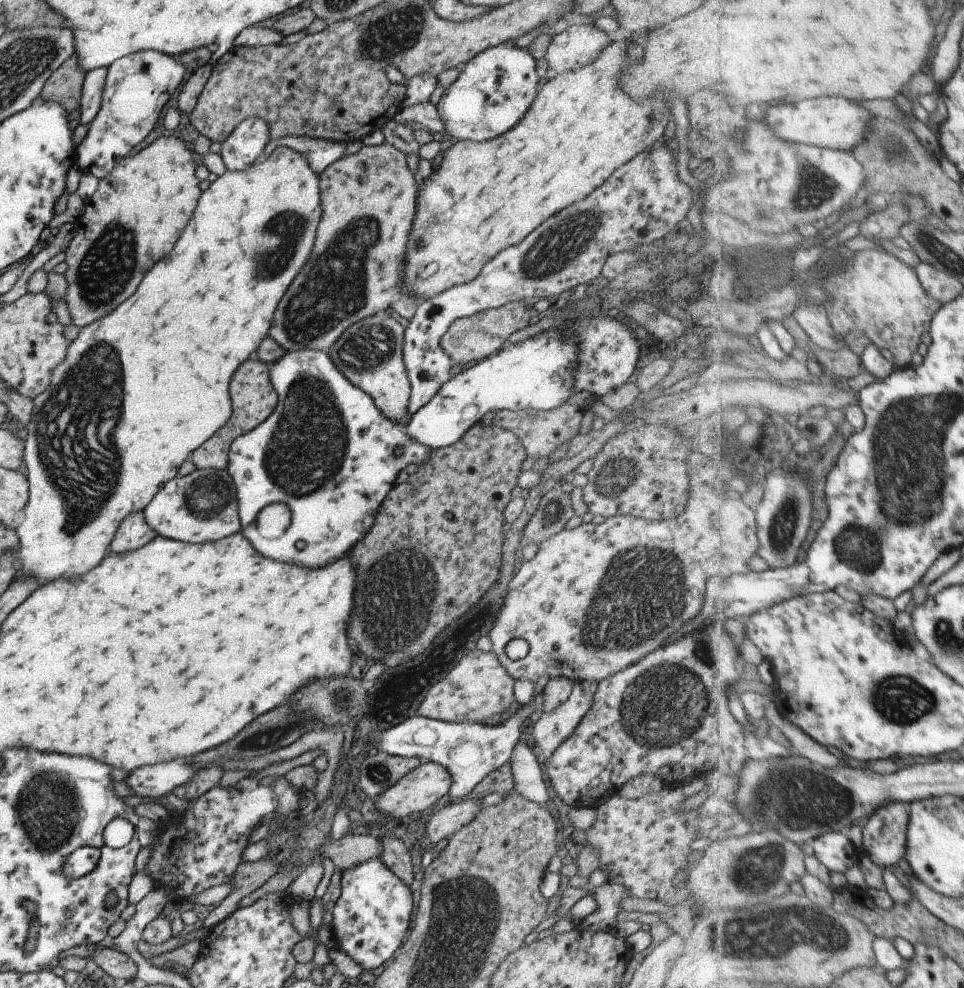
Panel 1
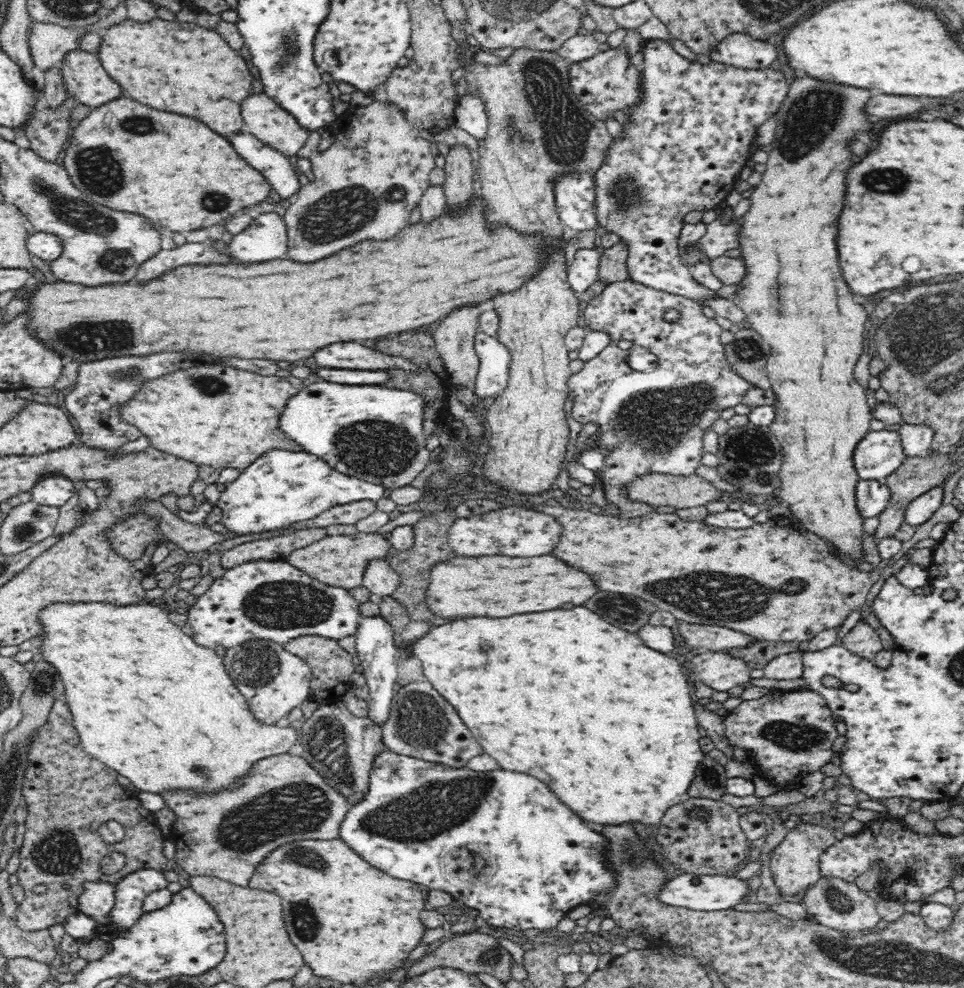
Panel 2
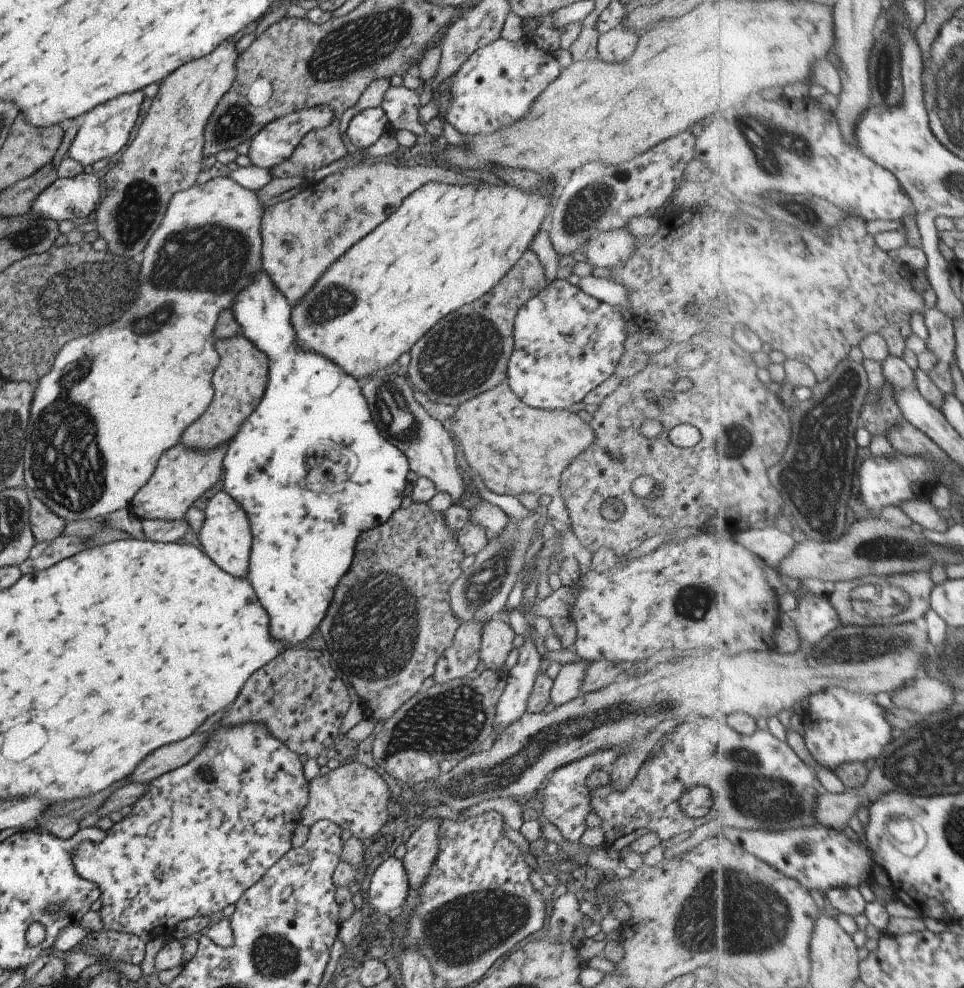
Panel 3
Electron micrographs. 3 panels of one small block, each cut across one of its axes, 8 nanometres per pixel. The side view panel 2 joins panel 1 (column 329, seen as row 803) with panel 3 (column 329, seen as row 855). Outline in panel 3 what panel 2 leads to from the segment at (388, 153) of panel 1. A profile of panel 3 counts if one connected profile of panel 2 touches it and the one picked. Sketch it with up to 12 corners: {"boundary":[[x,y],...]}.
{"boundary":[[346,167],[266,208],[262,269],[291,307],[407,196],[460,176]]}

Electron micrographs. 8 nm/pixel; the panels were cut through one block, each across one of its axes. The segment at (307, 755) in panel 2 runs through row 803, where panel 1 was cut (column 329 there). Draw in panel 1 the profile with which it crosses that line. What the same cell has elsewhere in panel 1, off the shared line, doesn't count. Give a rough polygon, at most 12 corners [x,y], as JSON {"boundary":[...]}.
{"boundary":[[396,318],[352,324],[327,351],[402,425],[411,385]]}

